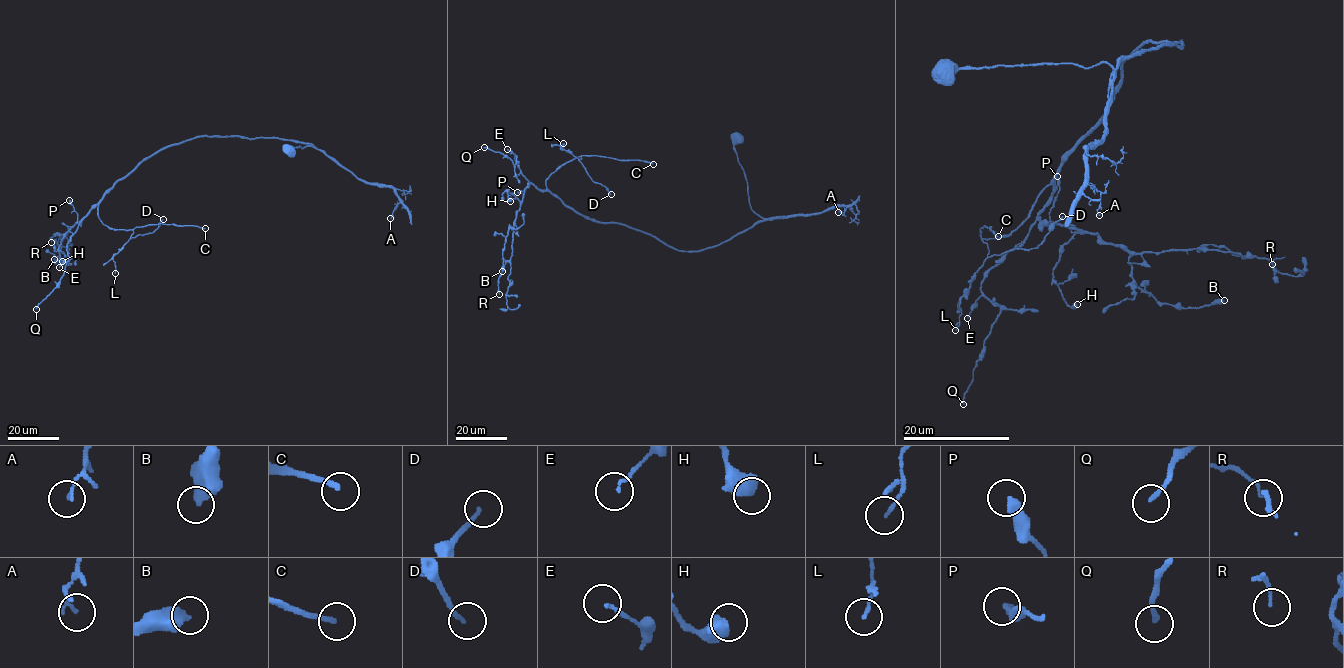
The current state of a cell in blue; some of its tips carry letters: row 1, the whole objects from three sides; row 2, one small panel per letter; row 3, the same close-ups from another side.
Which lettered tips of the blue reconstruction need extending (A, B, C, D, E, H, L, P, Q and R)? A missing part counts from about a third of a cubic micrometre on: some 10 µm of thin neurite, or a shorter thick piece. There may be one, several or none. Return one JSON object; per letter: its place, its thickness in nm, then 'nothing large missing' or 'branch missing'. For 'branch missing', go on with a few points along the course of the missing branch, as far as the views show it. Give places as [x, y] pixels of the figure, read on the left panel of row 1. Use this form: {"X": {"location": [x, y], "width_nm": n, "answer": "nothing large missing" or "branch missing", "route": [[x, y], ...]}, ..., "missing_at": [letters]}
{"A": {"location": [390, 218], "width_nm": 120, "answer": "nothing large missing"}, "B": {"location": [54, 259], "width_nm": 460, "answer": "nothing large missing"}, "C": {"location": [205, 228], "width_nm": 200, "answer": "branch missing"}, "D": {"location": [163, 219], "width_nm": 160, "answer": "nothing large missing"}, "E": {"location": [59, 267], "width_nm": 100, "answer": "nothing large missing"}, "H": {"location": [62, 261], "width_nm": 650, "answer": "nothing large missing"}, "L": {"location": [115, 273], "width_nm": 120, "answer": "nothing large missing"}, "P": {"location": [69, 200], "width_nm": 320, "answer": "nothing large missing"}, "Q": {"location": [36, 309], "width_nm": 170, "answer": "branch missing"}, "R": {"location": [51, 242], "width_nm": 110, "answer": "nothing large missing"}, "missing_at": ["C", "Q"]}

